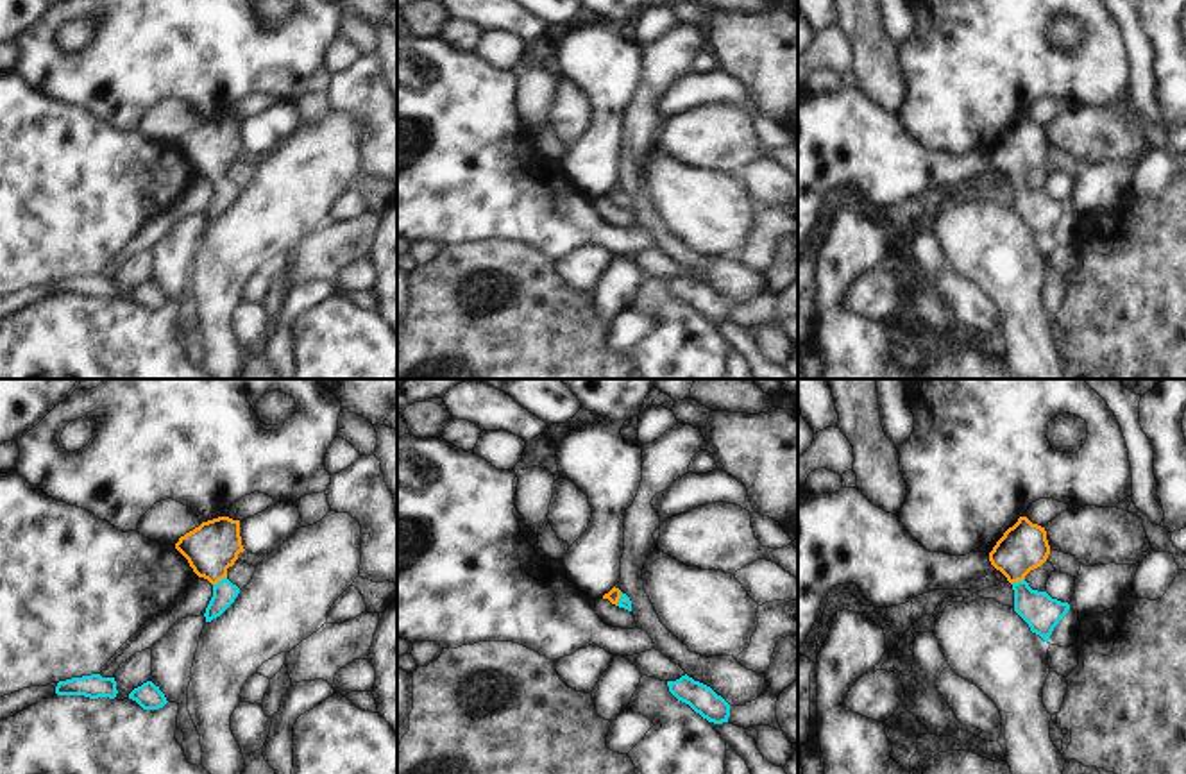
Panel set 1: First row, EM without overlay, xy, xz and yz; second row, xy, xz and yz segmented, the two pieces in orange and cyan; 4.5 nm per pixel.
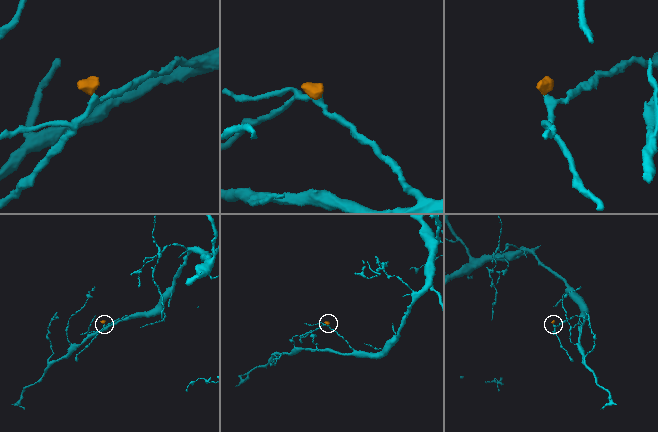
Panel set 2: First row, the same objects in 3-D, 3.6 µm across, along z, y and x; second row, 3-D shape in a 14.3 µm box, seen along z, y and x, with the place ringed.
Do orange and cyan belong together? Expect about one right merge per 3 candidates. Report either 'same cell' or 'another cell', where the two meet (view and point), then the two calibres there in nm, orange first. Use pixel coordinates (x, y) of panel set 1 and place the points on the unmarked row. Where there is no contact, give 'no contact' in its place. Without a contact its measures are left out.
same cell; contact xy (219, 179); calibres 240 and 110 nm

